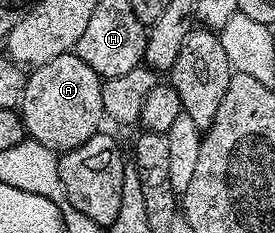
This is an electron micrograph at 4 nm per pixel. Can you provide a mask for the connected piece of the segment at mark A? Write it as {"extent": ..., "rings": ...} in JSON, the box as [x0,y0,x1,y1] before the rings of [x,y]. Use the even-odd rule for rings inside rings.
{"extent":[22,52,102,154],"rings":[[[75,52],[58,55],[50,63],[35,66],[27,74],[22,98],[22,116],[27,136],[57,154],[86,143],[101,128],[102,78]]]}

